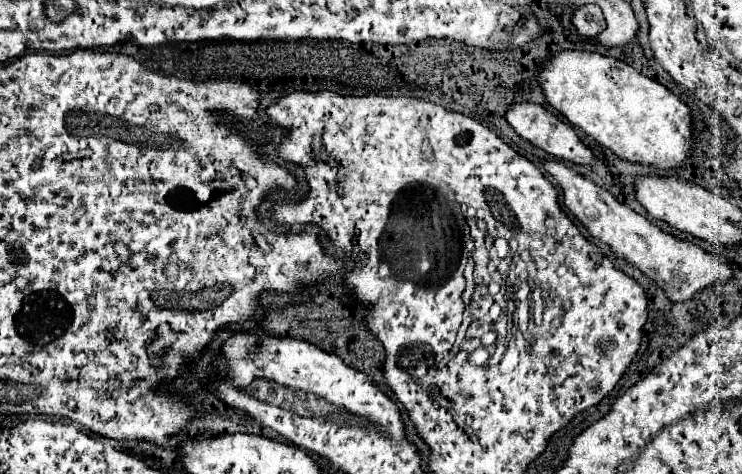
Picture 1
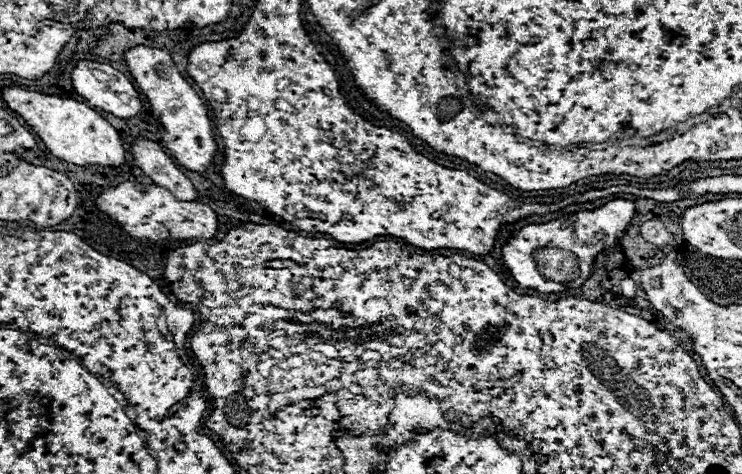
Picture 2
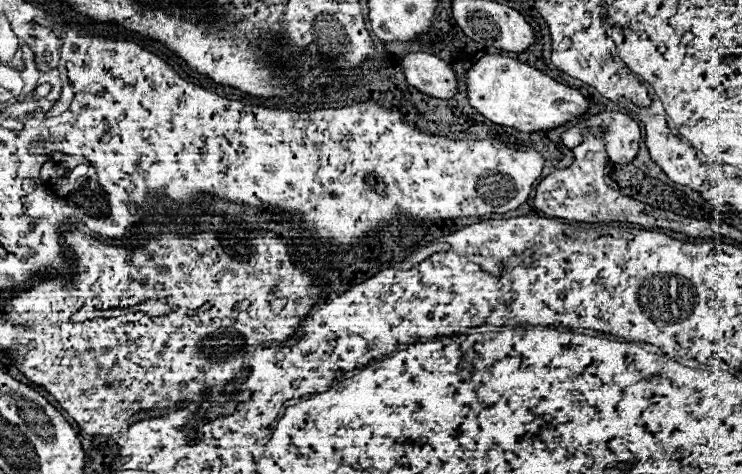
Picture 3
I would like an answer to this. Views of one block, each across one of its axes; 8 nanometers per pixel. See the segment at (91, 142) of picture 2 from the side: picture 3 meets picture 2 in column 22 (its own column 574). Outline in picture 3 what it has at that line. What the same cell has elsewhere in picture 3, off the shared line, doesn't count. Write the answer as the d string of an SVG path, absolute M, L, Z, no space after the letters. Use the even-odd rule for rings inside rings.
M484 54L468 72L470 104L488 120L520 132L546 132L568 124L588 112L590 102L574 88L568 88L528 64L506 56Z

